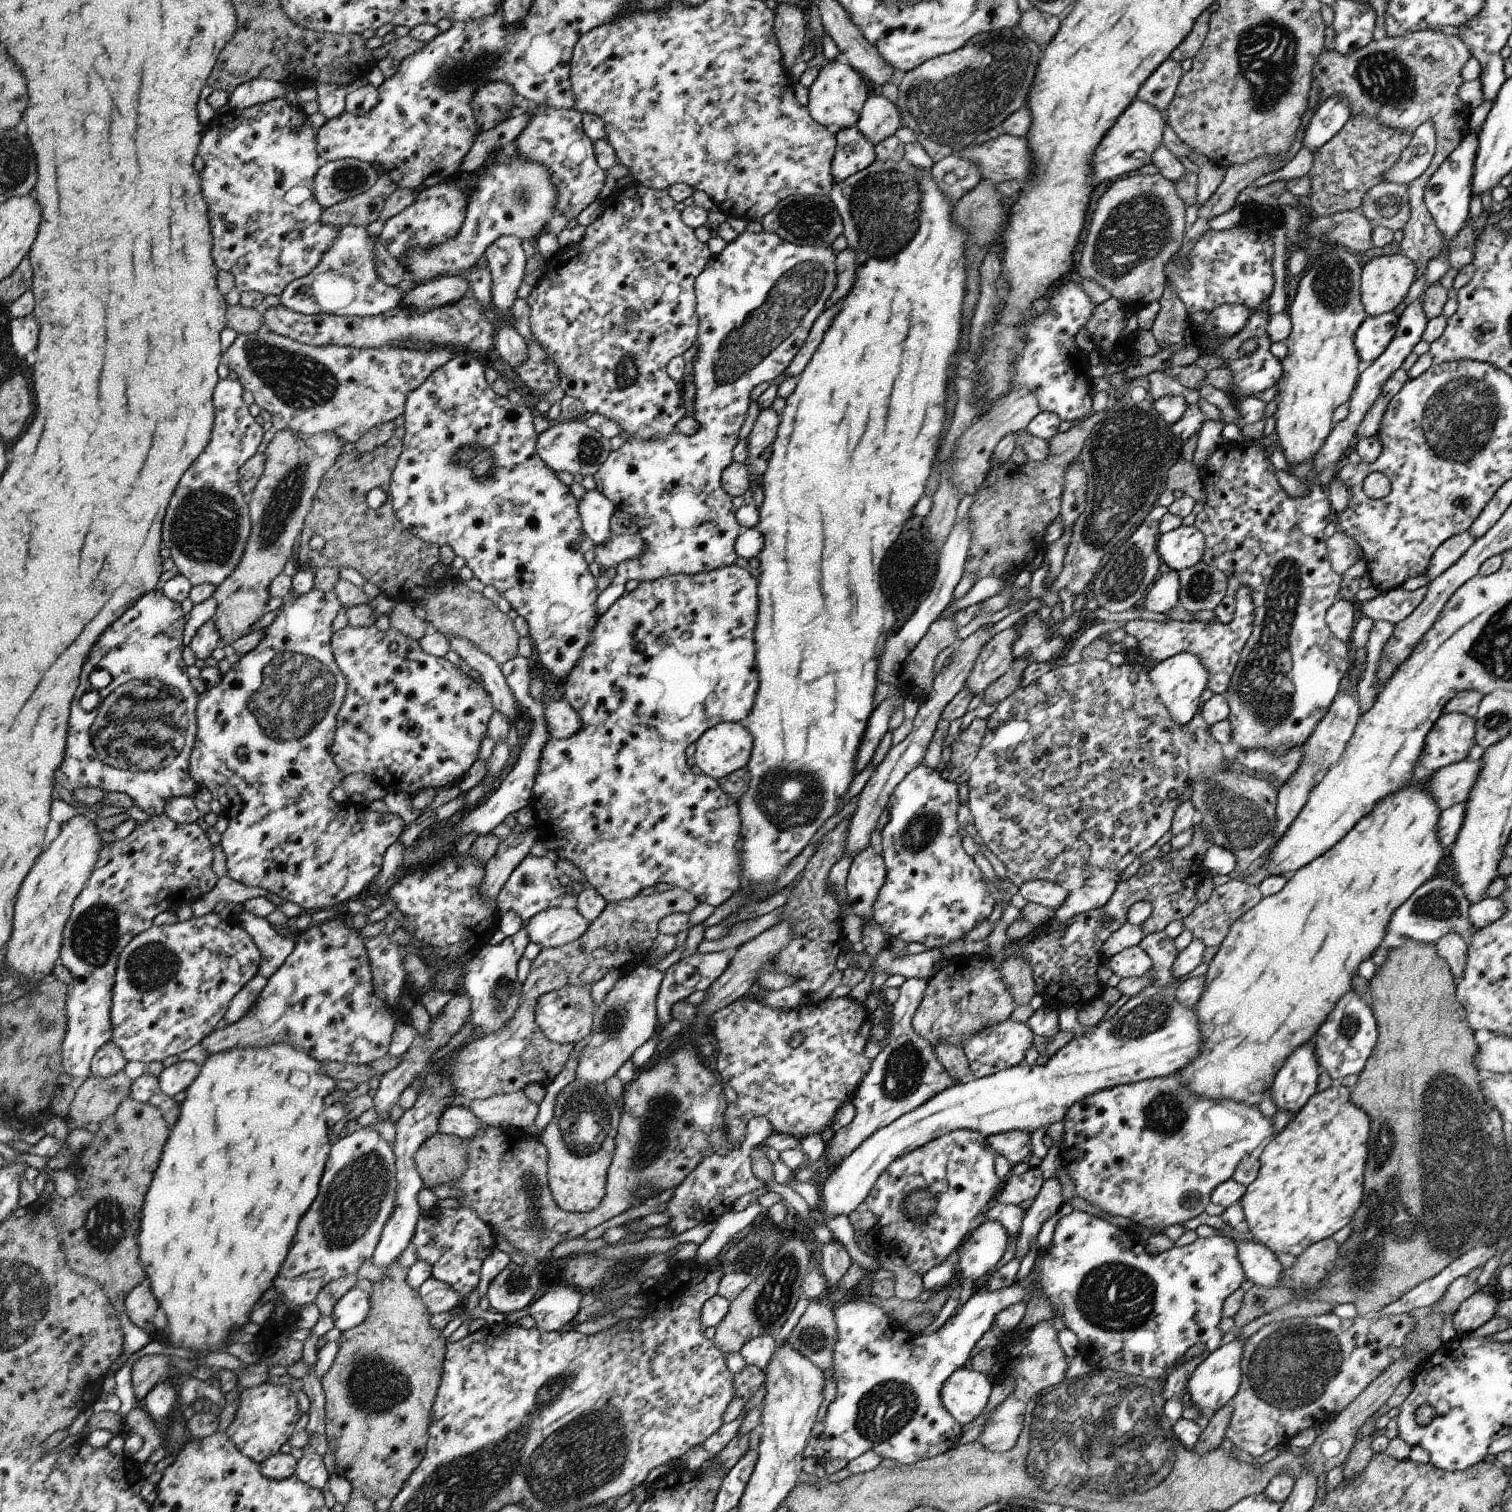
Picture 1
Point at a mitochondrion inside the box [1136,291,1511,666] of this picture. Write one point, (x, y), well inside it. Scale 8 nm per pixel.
(1458, 418)

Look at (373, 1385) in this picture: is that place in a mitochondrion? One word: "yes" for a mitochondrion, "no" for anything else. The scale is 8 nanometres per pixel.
yes

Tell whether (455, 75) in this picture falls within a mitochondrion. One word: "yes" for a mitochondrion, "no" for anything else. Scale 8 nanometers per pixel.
yes

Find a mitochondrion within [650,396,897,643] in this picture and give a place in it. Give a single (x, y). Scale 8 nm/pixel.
(714, 611)

